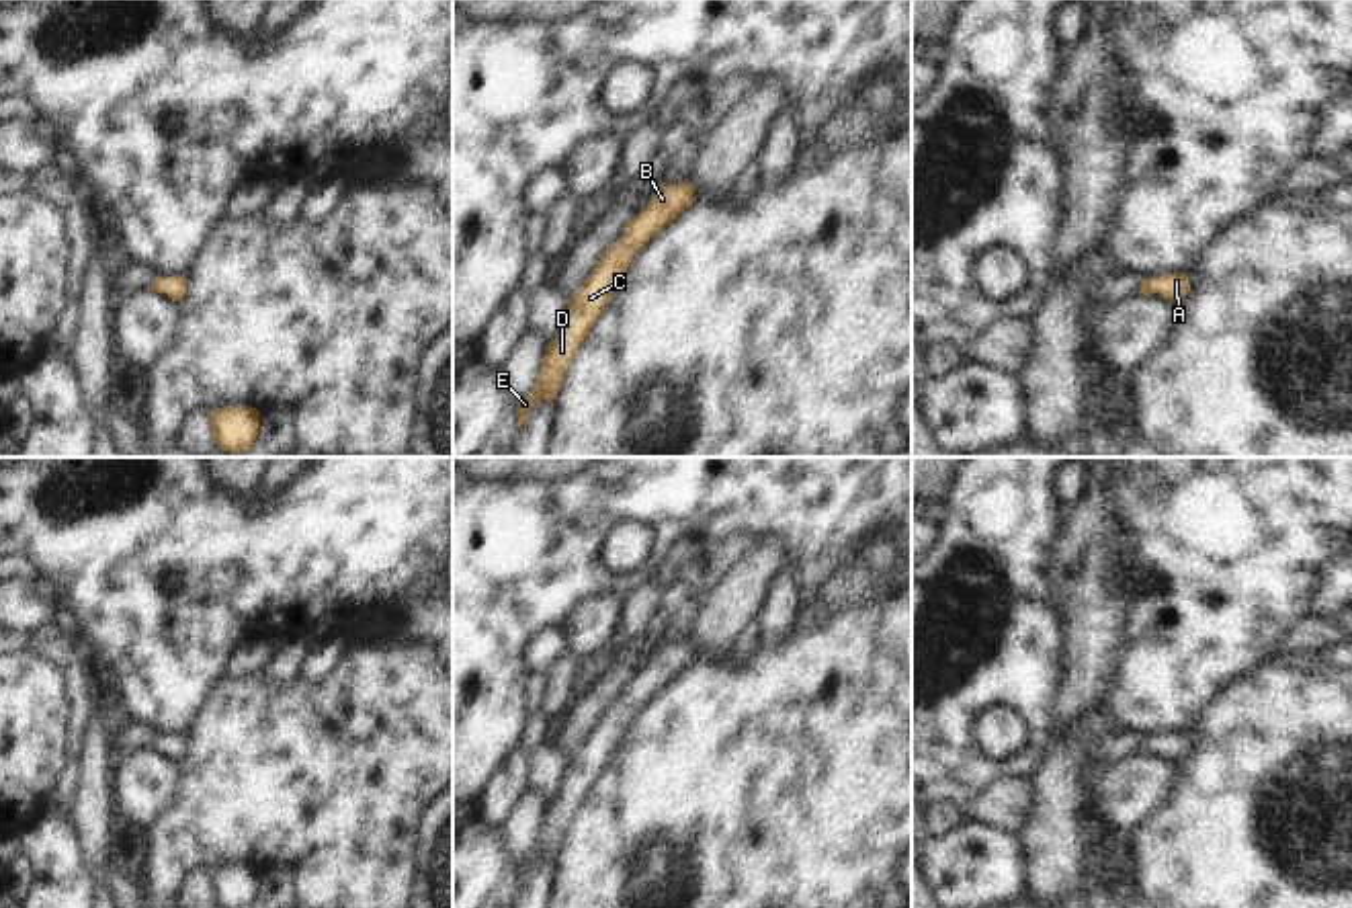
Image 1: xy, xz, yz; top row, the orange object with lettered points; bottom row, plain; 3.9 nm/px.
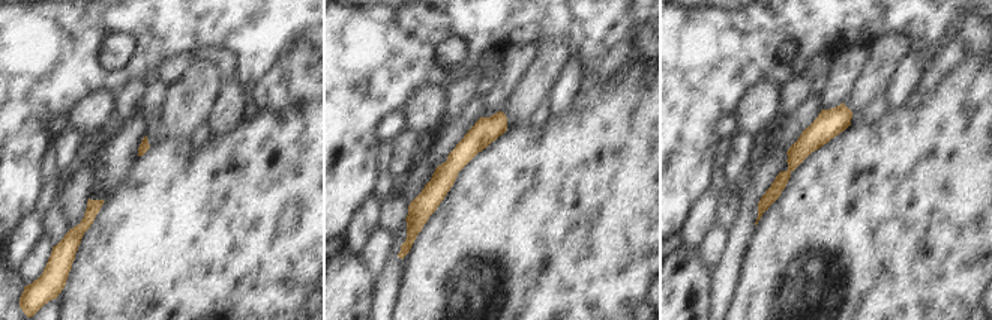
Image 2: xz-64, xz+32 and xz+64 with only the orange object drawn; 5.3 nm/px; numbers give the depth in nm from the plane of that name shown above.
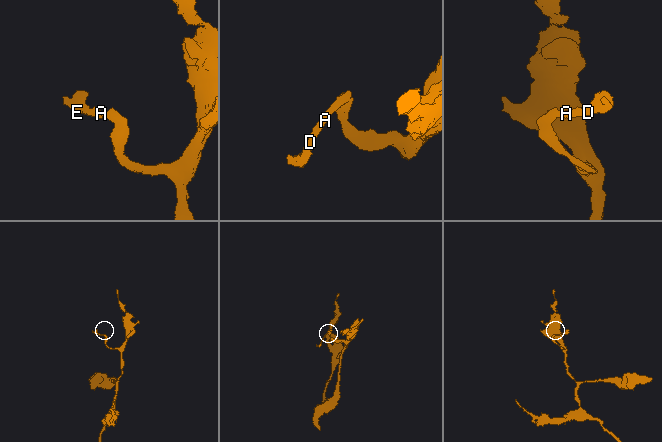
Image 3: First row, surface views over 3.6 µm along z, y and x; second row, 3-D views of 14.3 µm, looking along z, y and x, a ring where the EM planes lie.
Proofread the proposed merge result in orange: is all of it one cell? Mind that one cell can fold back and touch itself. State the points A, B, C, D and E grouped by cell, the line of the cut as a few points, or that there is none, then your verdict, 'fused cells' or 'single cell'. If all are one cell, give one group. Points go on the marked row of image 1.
A B C D E; no cut; single cell

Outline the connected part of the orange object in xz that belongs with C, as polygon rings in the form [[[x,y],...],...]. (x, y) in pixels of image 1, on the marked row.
[[[688,180],[678,184],[658,184],[647,205],[625,223],[623,238],[604,250],[584,285],[567,301],[567,309],[559,318],[559,332],[545,348],[533,391],[516,404],[518,428],[524,424],[537,402],[555,400],[563,373],[567,371],[580,342],[623,281],[633,260],[633,252],[682,213],[694,201],[692,193],[694,187]]]

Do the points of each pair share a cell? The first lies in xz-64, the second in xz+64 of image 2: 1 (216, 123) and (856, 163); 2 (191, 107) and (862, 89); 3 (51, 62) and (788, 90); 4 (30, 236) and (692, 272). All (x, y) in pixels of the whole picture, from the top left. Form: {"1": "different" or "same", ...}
{"1": "different", "2": "same", "3": "different", "4": "different"}

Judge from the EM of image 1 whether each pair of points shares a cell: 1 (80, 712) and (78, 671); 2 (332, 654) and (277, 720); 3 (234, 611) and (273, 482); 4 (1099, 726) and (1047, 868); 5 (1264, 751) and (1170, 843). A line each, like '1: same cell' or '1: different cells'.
1: same cell
2: different cells
3: different cells
4: same cell
5: same cell

